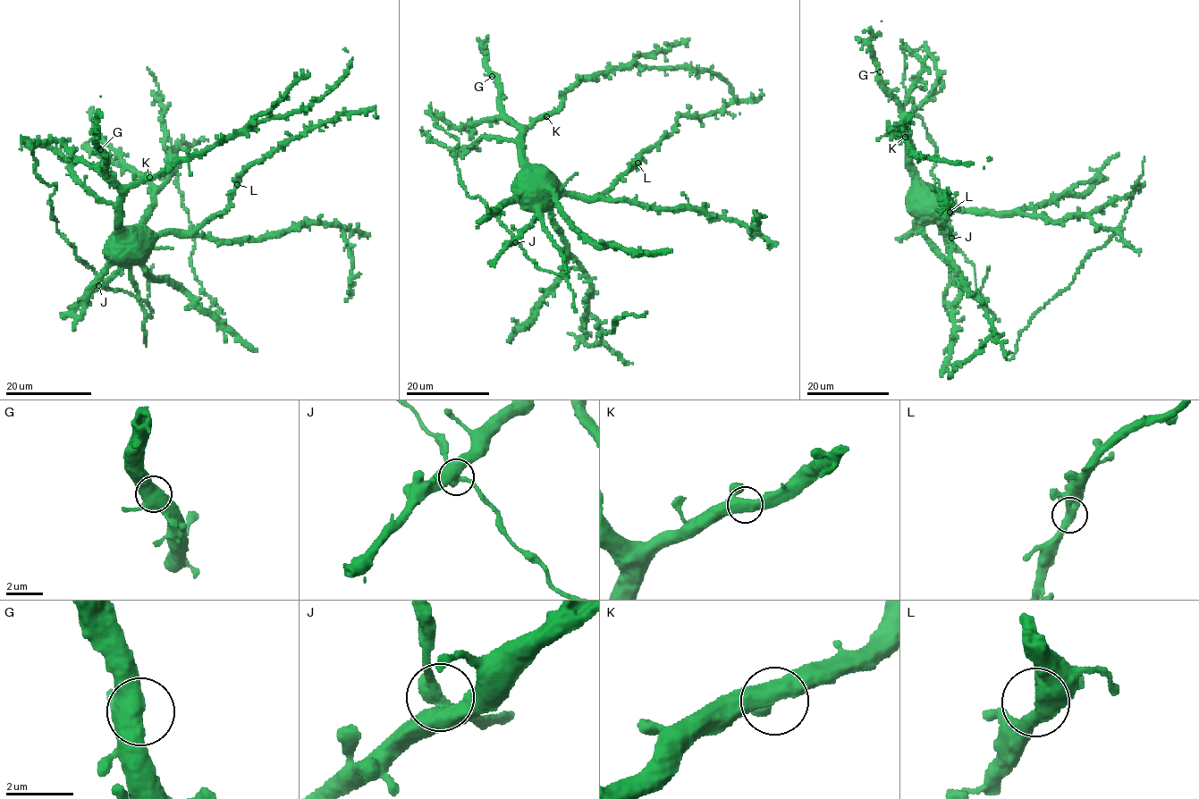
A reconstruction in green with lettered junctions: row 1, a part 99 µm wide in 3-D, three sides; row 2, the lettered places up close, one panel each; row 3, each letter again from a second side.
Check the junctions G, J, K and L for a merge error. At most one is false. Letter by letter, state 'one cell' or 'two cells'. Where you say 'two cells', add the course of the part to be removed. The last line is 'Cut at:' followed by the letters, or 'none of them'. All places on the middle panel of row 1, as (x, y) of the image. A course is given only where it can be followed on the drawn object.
G: one cell
J: one cell
K: one cell
L: one cell
Cut at: none of them

